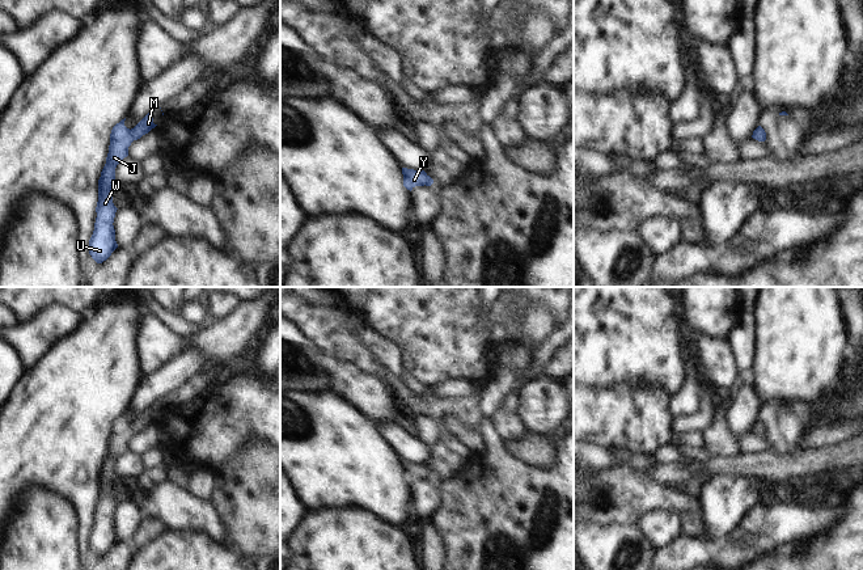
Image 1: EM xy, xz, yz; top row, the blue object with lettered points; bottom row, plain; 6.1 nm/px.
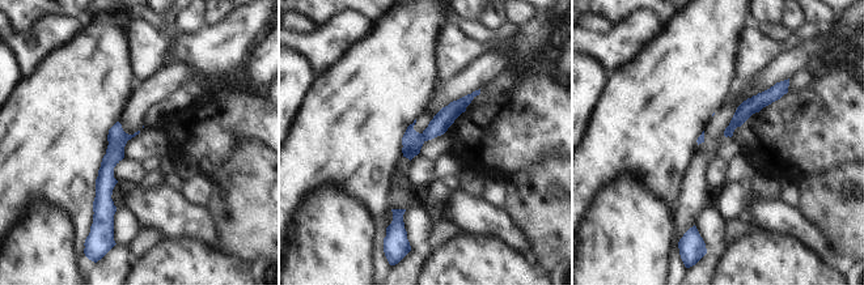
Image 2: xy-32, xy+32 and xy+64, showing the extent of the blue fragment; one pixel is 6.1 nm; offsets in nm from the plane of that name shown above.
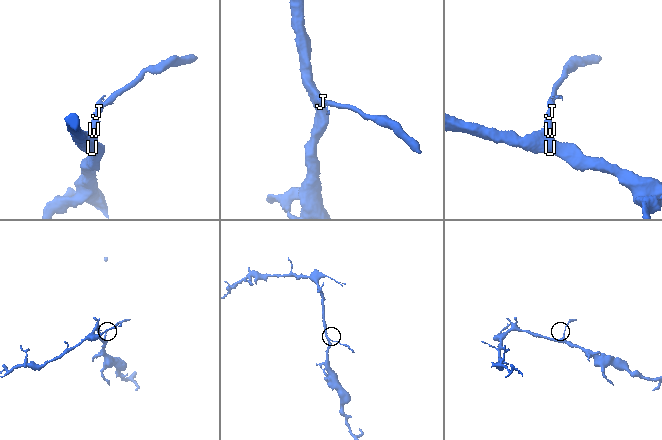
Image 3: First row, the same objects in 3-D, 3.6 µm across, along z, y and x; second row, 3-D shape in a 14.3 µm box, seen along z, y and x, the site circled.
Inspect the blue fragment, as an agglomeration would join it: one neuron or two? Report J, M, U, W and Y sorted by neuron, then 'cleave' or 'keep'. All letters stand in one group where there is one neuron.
J M U W Y | keep

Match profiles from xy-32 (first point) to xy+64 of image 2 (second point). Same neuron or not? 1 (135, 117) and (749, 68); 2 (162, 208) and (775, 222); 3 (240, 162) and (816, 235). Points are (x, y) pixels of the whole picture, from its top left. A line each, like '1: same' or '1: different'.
1: different
2: same
3: different

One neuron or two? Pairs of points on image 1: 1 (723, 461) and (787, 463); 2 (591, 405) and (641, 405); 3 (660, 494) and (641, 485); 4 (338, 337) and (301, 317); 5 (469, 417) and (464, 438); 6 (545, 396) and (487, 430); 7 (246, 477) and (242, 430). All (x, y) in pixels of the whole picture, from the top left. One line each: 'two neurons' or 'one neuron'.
1: one neuron
2: one neuron
3: one neuron
4: one neuron
5: two neurons
6: two neurons
7: two neurons

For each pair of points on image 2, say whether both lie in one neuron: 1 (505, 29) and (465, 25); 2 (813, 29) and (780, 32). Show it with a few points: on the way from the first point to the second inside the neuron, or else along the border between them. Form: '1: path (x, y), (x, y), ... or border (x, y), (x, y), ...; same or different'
1: path (495, 33), (478, 33), (475, 30); same
2: path (805, 32), (788, 33); same

